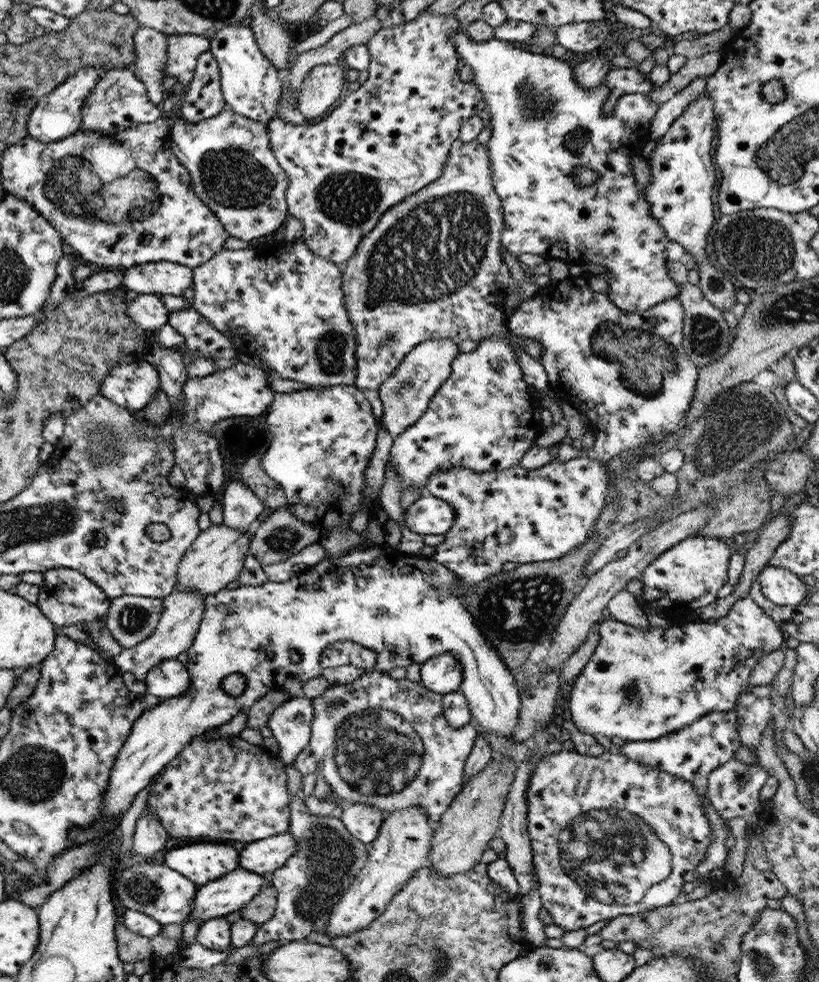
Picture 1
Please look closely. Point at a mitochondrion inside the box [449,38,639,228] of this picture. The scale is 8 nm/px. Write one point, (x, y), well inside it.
(533, 102)

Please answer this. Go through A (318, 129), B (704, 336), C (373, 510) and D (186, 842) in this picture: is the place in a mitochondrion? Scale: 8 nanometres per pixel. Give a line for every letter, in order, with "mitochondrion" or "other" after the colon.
A: other
B: mitochondrion
C: other
D: other

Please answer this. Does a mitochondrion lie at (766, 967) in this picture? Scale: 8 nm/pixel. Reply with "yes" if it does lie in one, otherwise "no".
yes

